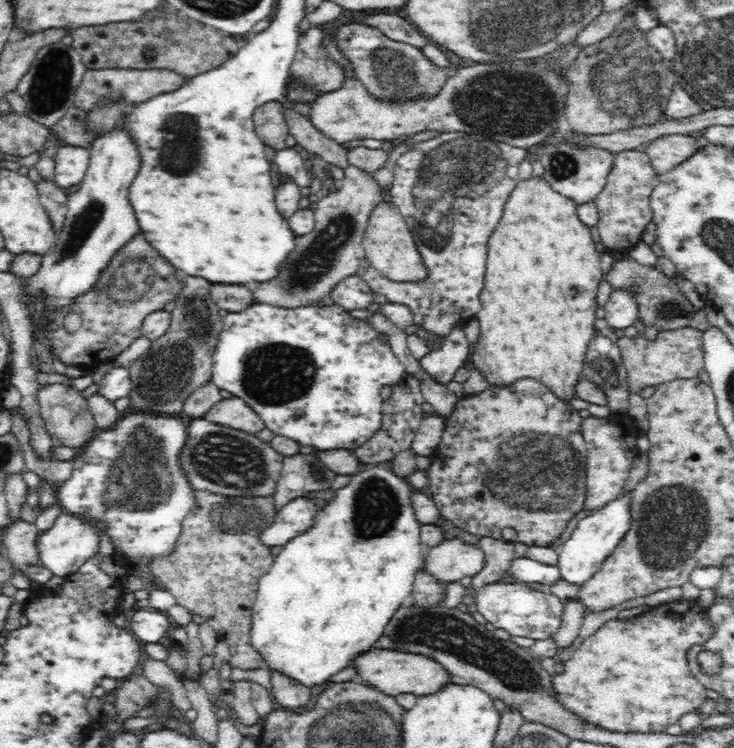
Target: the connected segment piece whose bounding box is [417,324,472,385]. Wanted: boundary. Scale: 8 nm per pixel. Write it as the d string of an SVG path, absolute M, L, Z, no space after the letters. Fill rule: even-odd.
M454 324L440 350L430 351L424 357L417 359L419 370L423 374L430 374L434 382L446 385L452 380L456 370L464 366L471 350L472 343L466 339L464 329Z

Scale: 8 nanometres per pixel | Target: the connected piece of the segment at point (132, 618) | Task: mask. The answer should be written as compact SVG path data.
M135 607L127 618L127 630L142 642L157 642L162 635L170 634L168 614Z

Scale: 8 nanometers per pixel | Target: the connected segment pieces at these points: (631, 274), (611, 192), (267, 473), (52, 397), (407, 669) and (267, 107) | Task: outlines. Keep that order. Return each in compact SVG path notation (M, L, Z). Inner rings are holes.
M620 260L614 262L614 268L606 276L606 279L608 279L613 289L631 289L632 281L635 280L635 284L639 286L639 295L637 296L638 314L645 326L653 324L657 326L657 330L674 330L675 328L682 328L682 326L690 324L694 314L688 299L680 294L680 289L668 282L668 277L664 276L662 272L656 272L650 266L642 266L636 260Z
M642 149L623 150L614 154L606 175L606 184L593 200L598 209L596 228L600 234L600 242L607 252L630 252L642 241L642 233L653 218L649 196L658 179L659 175Z
M204 417L190 420L190 440L186 440L186 450L182 450L182 458L177 458L177 462L182 462L184 479L190 483L194 491L207 491L230 497L254 496L269 499L275 493L276 484L282 472L283 460L284 457L274 451L270 444L260 442L255 435L214 424L205 420Z
M58 383L43 385L38 392L38 399L40 399L41 414L45 419L47 432L58 445L78 450L95 438L98 428L81 391Z
M372 648L364 654L360 654L358 658L354 658L352 665L359 672L357 679L374 684L378 690L390 697L395 697L398 694L414 694L416 697L426 697L437 694L444 687L454 683L450 680L450 673L446 674L446 668L443 668L440 662L418 653Z
M270 101L259 106L253 114L253 122L258 137L264 144L270 144L276 151L286 148L284 139L289 134L283 101Z

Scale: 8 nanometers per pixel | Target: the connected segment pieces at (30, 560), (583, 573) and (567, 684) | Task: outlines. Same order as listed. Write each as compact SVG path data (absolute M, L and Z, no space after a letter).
M20 520L14 522L8 532L2 536L1 547L5 551L6 558L10 561L13 568L17 568L27 582L29 589L36 590L43 588L44 585L38 583L30 577L32 567L45 567L40 557L40 550L37 546L40 531L34 524Z
M629 494L618 496L608 502L606 506L599 508L594 514L578 521L568 540L558 549L557 567L561 579L574 586L582 586L584 582L588 582L606 558L621 544L621 538L625 536L631 522Z
M680 597L655 607L650 606L639 615L639 619L617 618L607 621L563 662L564 671L553 675L552 683L559 704L578 714L582 721L588 721L610 732L662 732L670 724L676 724L680 716L697 710L707 699L707 689L694 679L688 669L686 650L692 644L704 644L714 636L716 625L708 615L708 609L702 605L700 597Z

